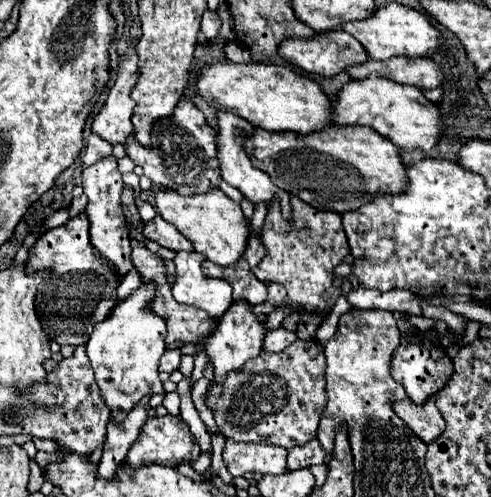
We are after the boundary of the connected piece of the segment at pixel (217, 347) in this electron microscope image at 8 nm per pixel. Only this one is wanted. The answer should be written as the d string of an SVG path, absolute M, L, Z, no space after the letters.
M246 300L232 302L232 306L224 312L224 316L218 318L218 328L210 332L210 340L206 340L204 344L208 360L214 364L214 382L222 384L226 372L238 370L244 366L244 362L258 356L258 352L262 352L264 336L266 336L266 318L254 314L250 310L250 304L246 304Z

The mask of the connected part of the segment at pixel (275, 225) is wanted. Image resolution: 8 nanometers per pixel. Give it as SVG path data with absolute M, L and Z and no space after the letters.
M274 196L274 202L268 204L268 214L262 226L262 242L266 246L266 256L258 266L254 266L254 274L264 284L282 284L294 304L300 304L310 310L328 310L340 296L340 290L332 286L332 268L338 266L344 256L350 254L348 240L342 228L342 216L336 212L316 210L310 204L302 204L302 200L298 200L296 196L290 196L290 206L292 214L290 220L286 220L280 212L278 196Z

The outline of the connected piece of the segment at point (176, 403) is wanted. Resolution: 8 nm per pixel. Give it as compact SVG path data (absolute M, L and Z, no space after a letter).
M177 392L167 393L162 404L166 407L169 414L174 416L180 415L180 397Z

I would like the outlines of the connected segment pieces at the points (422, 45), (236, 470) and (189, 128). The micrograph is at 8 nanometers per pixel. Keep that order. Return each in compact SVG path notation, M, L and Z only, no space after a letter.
M388 2L386 6L378 8L374 16L366 20L354 20L342 26L344 32L352 34L374 60L388 60L394 56L400 58L432 58L438 50L438 30L428 22L428 18L404 4Z
M226 440L222 460L232 476L284 474L288 450L270 444L246 444Z
M178 102L172 118L156 120L150 136L152 136L150 146L138 144L138 140L134 140L134 134L130 136L130 140L126 140L124 146L126 146L126 154L132 158L132 162L142 166L144 176L148 176L154 184L178 190L180 194L200 194L200 192L206 192L210 188L210 184L218 186L218 182L222 178L220 178L220 168L218 168L218 158L216 158L216 130L206 124L204 114L194 106L194 102Z

